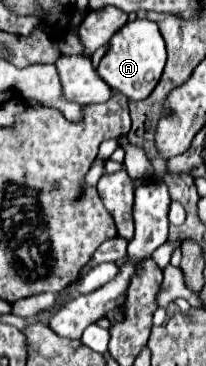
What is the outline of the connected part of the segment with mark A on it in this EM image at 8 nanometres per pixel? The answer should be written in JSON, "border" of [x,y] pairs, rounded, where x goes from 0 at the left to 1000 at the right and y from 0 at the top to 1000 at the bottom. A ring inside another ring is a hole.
{"border":[[[665,49],[646,60],[617,60],[568,93],[529,109],[519,142],[481,169],[481,208],[568,251],[607,257],[626,273],[704,273],[743,240],[762,235],[782,197],[801,186],[811,142],[801,142],[801,115],[752,71],[752,60],[714,49]]]}

